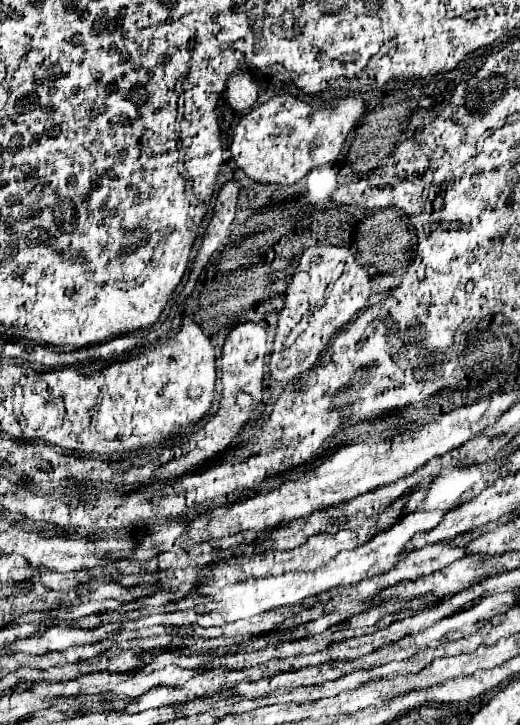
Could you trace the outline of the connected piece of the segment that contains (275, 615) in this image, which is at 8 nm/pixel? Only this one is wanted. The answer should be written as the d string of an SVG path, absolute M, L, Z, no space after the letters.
M303 603L302 606L301 604L298 604L294 607L280 607L219 627L218 631L221 630L220 637L245 637L257 635L271 631L276 625L279 625L287 618L292 617L294 615L293 613L297 613L301 609L307 609L309 607L311 607L311 604L306 603Z

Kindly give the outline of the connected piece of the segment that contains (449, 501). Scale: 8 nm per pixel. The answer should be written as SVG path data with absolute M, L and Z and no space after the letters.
M484 463L471 465L470 467L445 467L427 487L422 510L452 510L478 496L489 485L489 483L485 483Z

